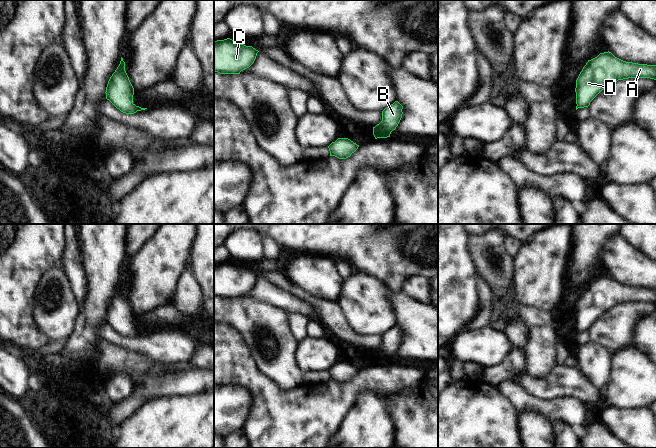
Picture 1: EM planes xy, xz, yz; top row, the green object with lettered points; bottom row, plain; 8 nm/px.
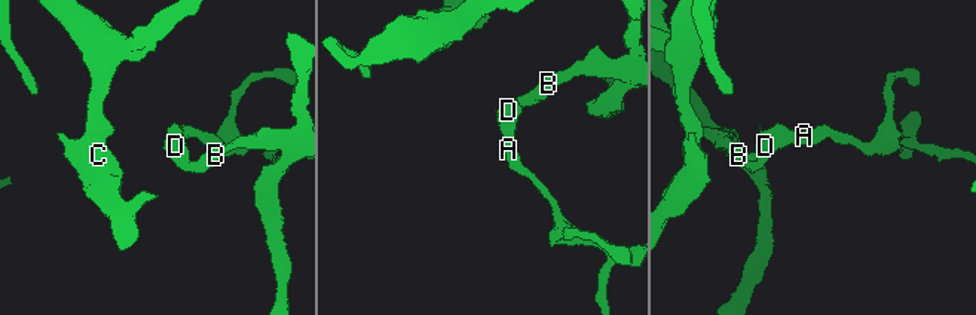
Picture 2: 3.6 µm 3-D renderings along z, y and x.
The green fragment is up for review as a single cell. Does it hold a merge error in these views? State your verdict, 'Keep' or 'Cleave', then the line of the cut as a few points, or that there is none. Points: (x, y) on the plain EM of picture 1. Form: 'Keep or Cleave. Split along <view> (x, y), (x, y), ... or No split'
Keep. No split

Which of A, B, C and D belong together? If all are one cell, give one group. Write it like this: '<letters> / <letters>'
A B C D

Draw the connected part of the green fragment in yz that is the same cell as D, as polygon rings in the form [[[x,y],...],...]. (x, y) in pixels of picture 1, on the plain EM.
[[[609,275],[588,284],[576,304],[576,334],[588,331],[606,310],[628,302],[656,304],[656,289],[626,286]]]

